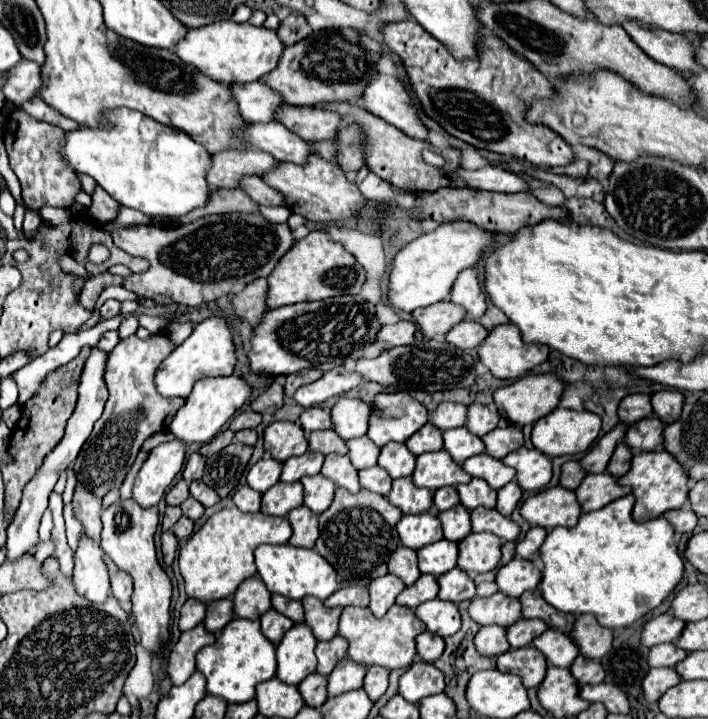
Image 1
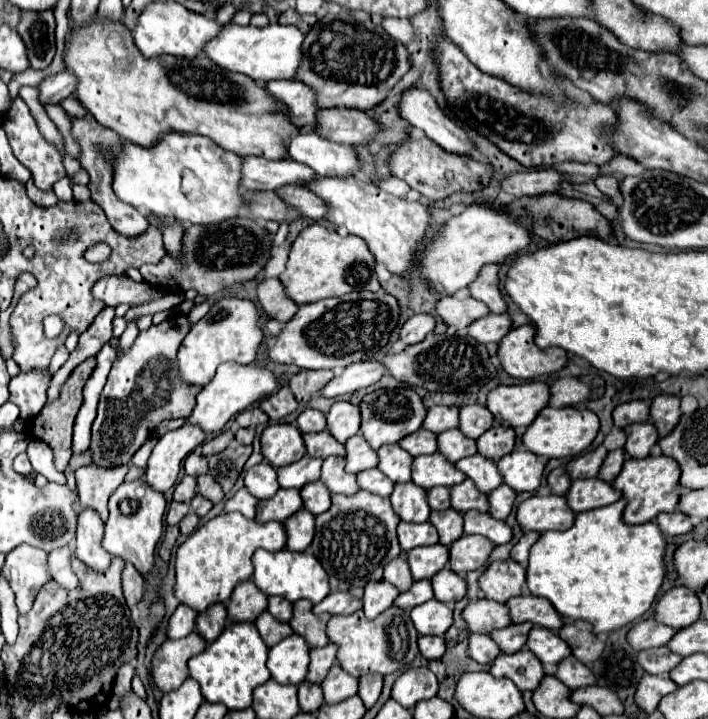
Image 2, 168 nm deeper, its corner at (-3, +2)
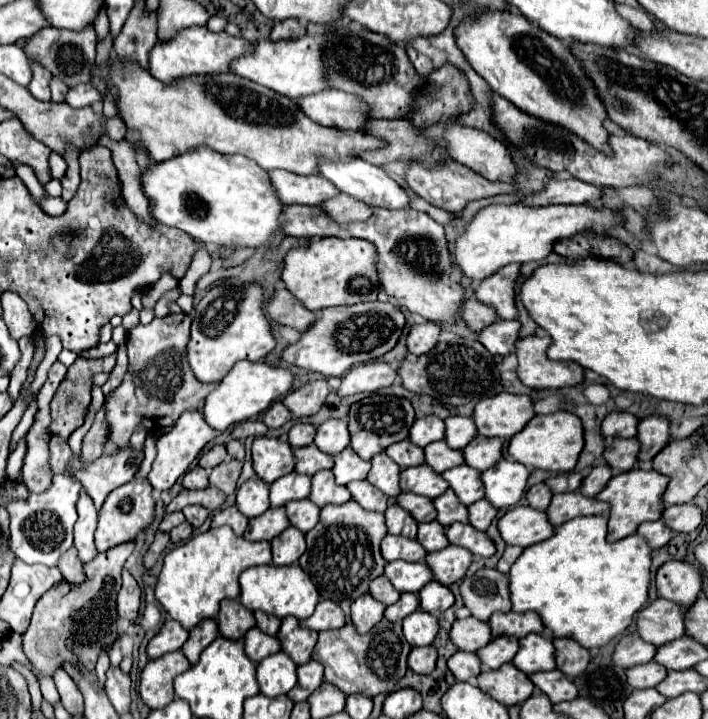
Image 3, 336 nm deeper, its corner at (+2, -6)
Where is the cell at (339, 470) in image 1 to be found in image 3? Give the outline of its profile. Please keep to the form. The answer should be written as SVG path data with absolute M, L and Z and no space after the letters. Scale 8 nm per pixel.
M320 470L312 476L312 492L310 492L310 500L316 506L326 506L326 504L344 504L348 502L350 490L346 486L338 486L334 482L334 474L332 470Z

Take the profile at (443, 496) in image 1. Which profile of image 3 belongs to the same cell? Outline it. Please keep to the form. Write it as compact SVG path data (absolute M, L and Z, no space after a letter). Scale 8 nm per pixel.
M402 492L396 502L408 510L416 522L432 522L436 520L436 508L434 508L434 502L426 496L418 496L418 494L408 494L408 492Z

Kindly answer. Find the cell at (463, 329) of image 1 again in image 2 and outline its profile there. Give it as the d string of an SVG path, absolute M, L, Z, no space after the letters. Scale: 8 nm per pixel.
M487 314L469 326L469 336L481 344L501 342L501 338L511 330L511 324L509 314Z

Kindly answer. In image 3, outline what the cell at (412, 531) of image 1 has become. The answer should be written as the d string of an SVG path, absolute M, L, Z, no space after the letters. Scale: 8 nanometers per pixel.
M384 536L382 540L382 556L392 560L406 560L406 562L420 562L426 556L426 550L420 546L418 540L404 538L404 536Z

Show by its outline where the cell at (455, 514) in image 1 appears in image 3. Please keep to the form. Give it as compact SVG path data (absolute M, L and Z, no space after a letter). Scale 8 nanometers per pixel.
M440 522L420 524L418 526L418 542L426 548L426 552L436 552L450 544L446 538L446 528L440 526Z

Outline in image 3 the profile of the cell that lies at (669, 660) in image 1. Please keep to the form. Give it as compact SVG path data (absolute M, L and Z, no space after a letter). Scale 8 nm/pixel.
M654 660L626 670L626 676L628 676L628 682L632 688L654 688L666 678L666 674L668 674L668 670Z

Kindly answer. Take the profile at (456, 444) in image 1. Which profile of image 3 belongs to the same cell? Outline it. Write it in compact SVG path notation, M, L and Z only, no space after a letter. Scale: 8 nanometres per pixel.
M444 440L432 442L424 448L426 452L426 464L432 466L438 474L442 474L448 468L464 464L464 454L462 450L452 450Z

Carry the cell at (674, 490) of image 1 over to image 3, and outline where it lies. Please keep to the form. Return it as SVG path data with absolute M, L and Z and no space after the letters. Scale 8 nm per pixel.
M636 468L630 472L622 472L608 482L608 486L596 498L610 502L610 520L608 520L608 540L610 542L616 542L624 536L634 534L642 522L662 518L662 512L666 508L662 502L662 494L668 486L668 480L670 480L668 476L658 474L656 470L646 472L646 470Z

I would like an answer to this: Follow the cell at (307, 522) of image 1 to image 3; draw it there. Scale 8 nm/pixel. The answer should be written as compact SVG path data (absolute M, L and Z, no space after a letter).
M294 526L286 528L280 536L272 540L272 556L274 556L276 566L288 566L288 564L298 562L304 550L306 550L304 534Z

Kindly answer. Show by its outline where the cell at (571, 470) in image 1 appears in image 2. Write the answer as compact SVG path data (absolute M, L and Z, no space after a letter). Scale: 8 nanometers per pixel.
M555 468L549 476L547 476L547 484L551 488L553 494L557 496L565 496L569 486L571 486L571 480L569 480L569 474L563 470L563 468Z

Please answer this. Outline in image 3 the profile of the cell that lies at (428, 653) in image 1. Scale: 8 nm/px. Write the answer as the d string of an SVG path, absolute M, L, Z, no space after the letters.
M424 646L424 648L412 648L410 656L408 656L408 666L416 672L416 674L430 674L436 666L436 648L434 646Z

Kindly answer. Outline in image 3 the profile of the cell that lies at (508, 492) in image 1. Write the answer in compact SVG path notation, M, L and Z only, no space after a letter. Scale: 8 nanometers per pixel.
M486 498L474 502L474 504L468 508L468 512L470 512L470 524L472 524L476 530L488 530L490 522L492 522L492 520L496 518L496 514L498 514L498 510L496 510Z

